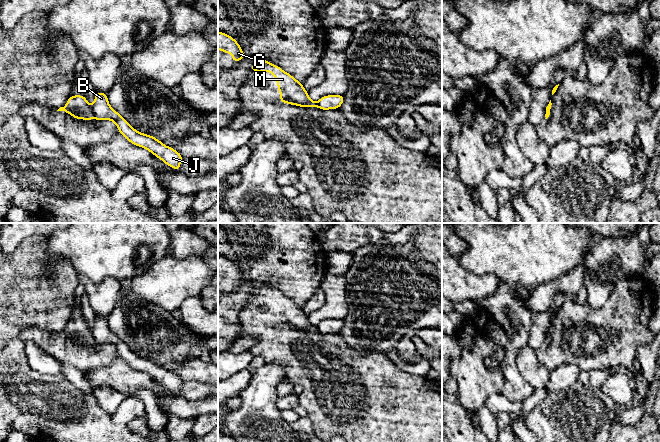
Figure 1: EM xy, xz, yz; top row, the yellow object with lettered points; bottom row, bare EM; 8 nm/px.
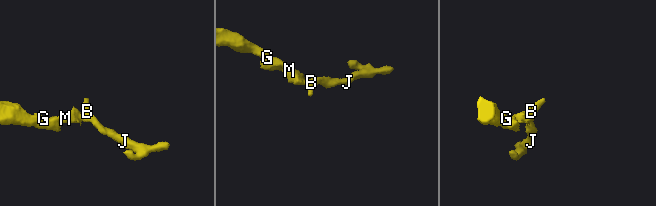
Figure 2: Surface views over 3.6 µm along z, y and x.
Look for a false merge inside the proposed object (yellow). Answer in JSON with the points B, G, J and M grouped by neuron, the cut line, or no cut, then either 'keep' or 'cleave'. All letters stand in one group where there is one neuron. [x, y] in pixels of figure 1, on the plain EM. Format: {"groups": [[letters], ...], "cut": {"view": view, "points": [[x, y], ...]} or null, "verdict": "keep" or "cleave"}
{"groups": [["B", "J"], ["G", "M"]], "cut": {"view": "xy", "points": [[91, 331], [93, 341]]}, "verdict": "cleave"}

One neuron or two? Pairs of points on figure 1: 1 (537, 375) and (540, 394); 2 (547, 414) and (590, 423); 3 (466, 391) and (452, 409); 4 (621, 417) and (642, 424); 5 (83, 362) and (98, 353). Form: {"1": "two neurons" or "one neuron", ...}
{"1": "two neurons", "2": "one neuron", "3": "two neurons", "4": "two neurons", "5": "one neuron"}

